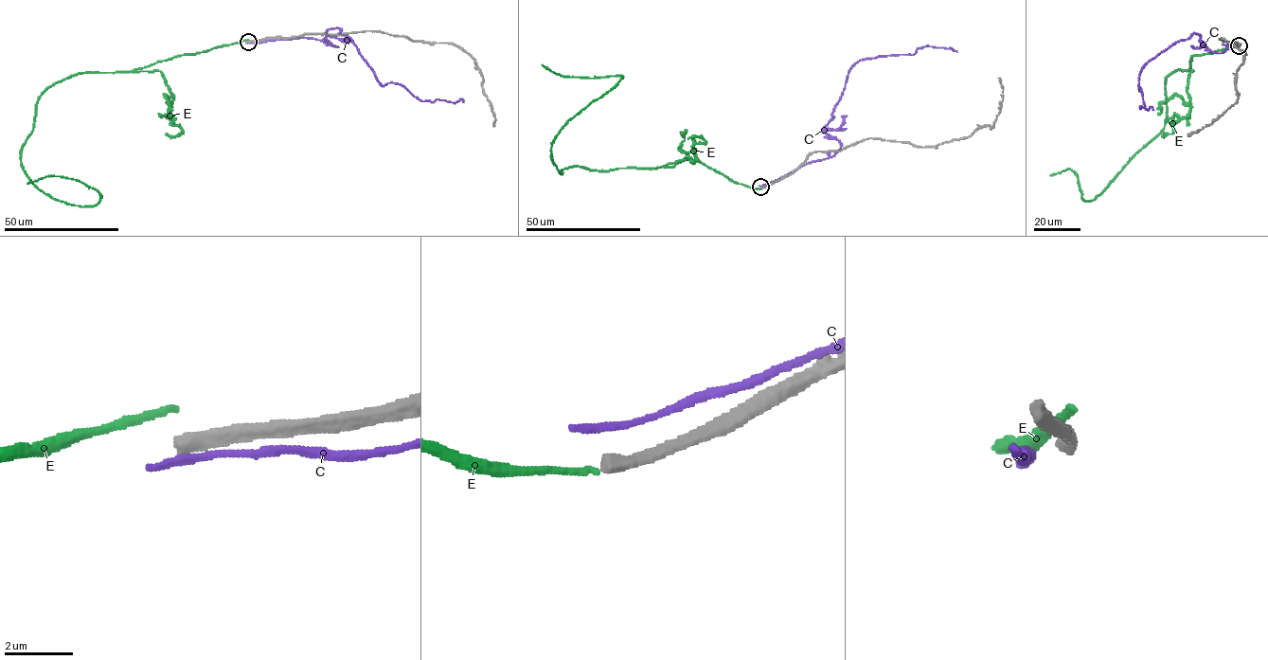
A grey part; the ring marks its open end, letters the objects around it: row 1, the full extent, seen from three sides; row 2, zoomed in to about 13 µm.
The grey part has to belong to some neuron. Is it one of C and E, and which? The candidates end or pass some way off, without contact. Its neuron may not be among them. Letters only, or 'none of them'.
none of them

